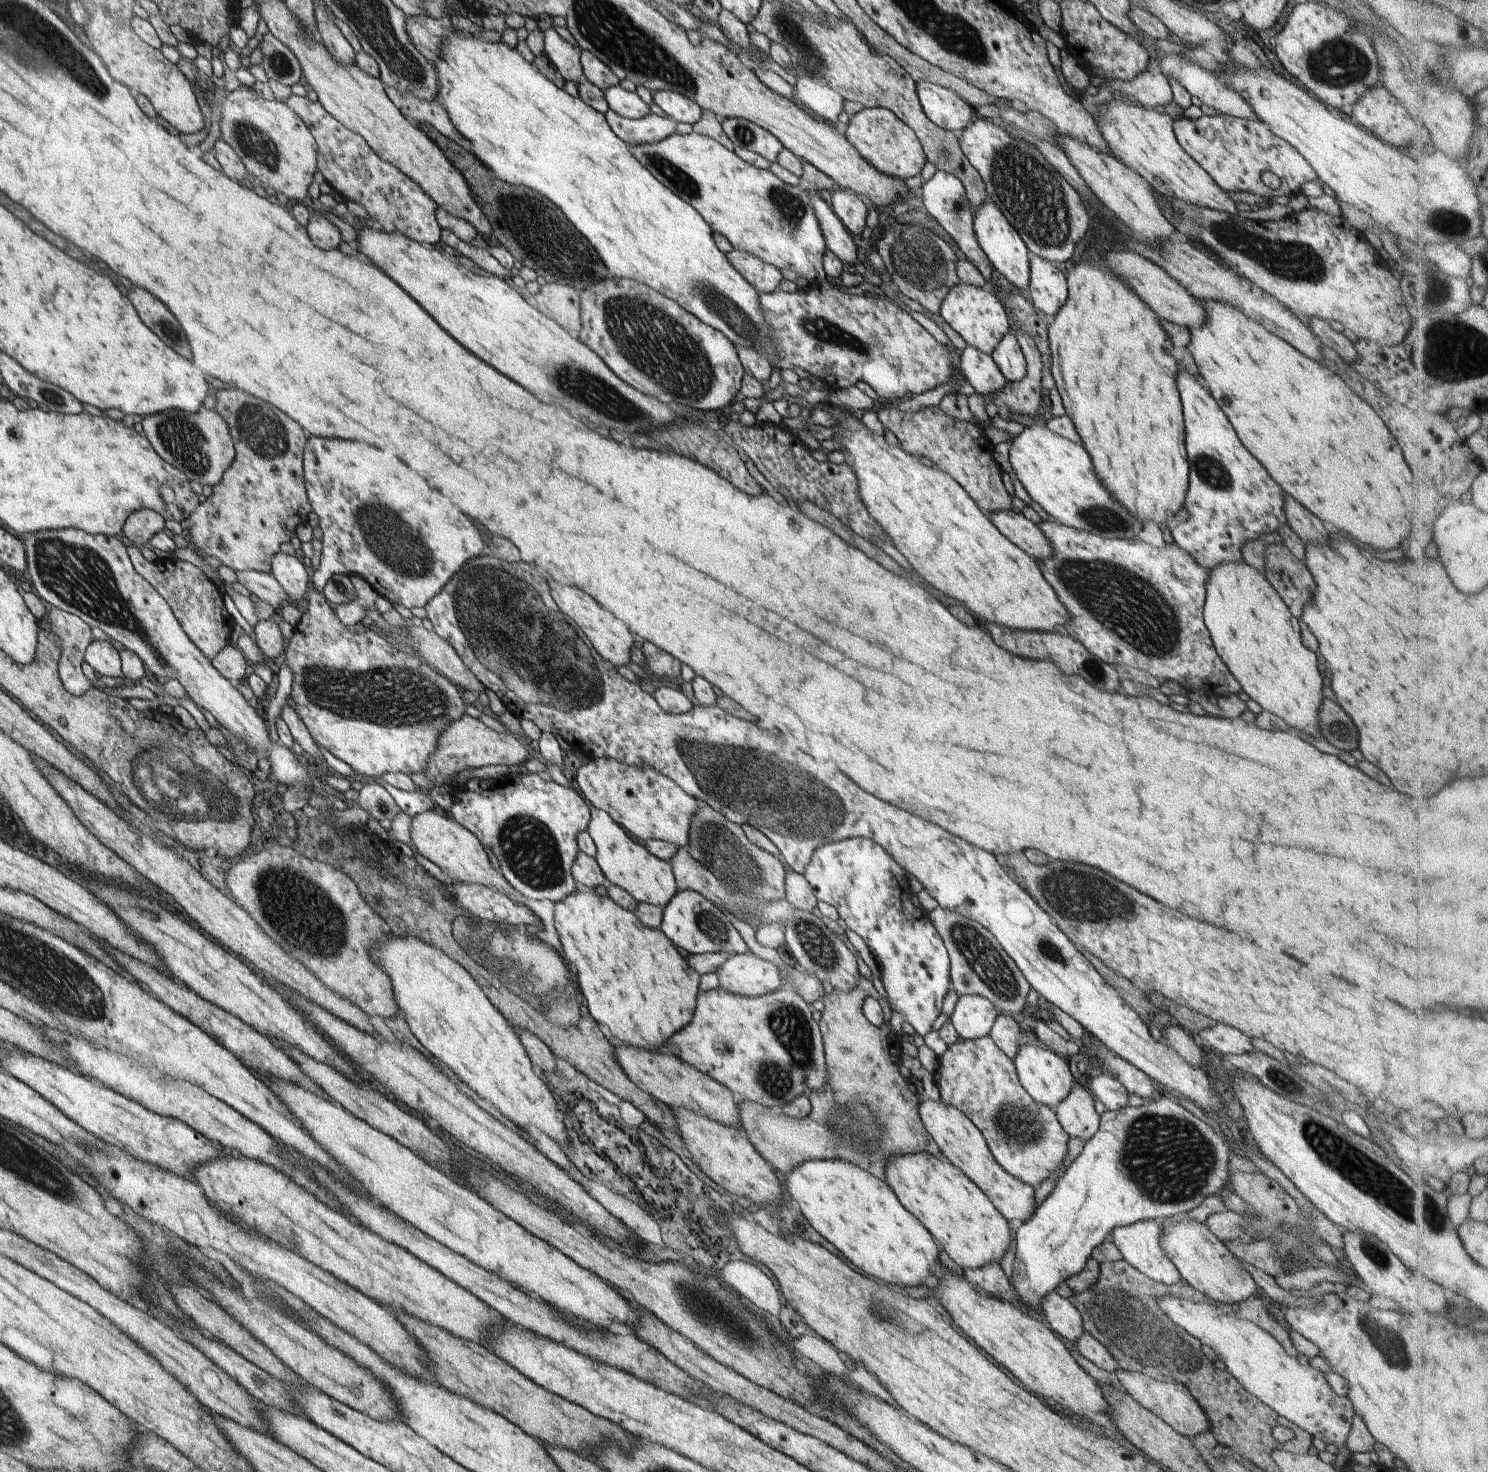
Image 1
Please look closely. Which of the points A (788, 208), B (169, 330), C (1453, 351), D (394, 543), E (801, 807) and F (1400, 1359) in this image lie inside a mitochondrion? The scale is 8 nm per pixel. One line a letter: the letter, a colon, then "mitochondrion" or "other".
A: mitochondrion
B: mitochondrion
C: mitochondrion
D: mitochondrion
E: mitochondrion
F: mitochondrion

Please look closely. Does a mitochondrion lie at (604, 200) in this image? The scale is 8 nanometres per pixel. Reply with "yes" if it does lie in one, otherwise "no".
no

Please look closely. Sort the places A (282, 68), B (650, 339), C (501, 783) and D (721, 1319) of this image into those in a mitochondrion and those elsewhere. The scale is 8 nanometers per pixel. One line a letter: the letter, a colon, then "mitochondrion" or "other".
A: mitochondrion
B: mitochondrion
C: other
D: mitochondrion

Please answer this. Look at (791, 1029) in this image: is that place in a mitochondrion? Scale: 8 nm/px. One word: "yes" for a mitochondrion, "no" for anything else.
yes

